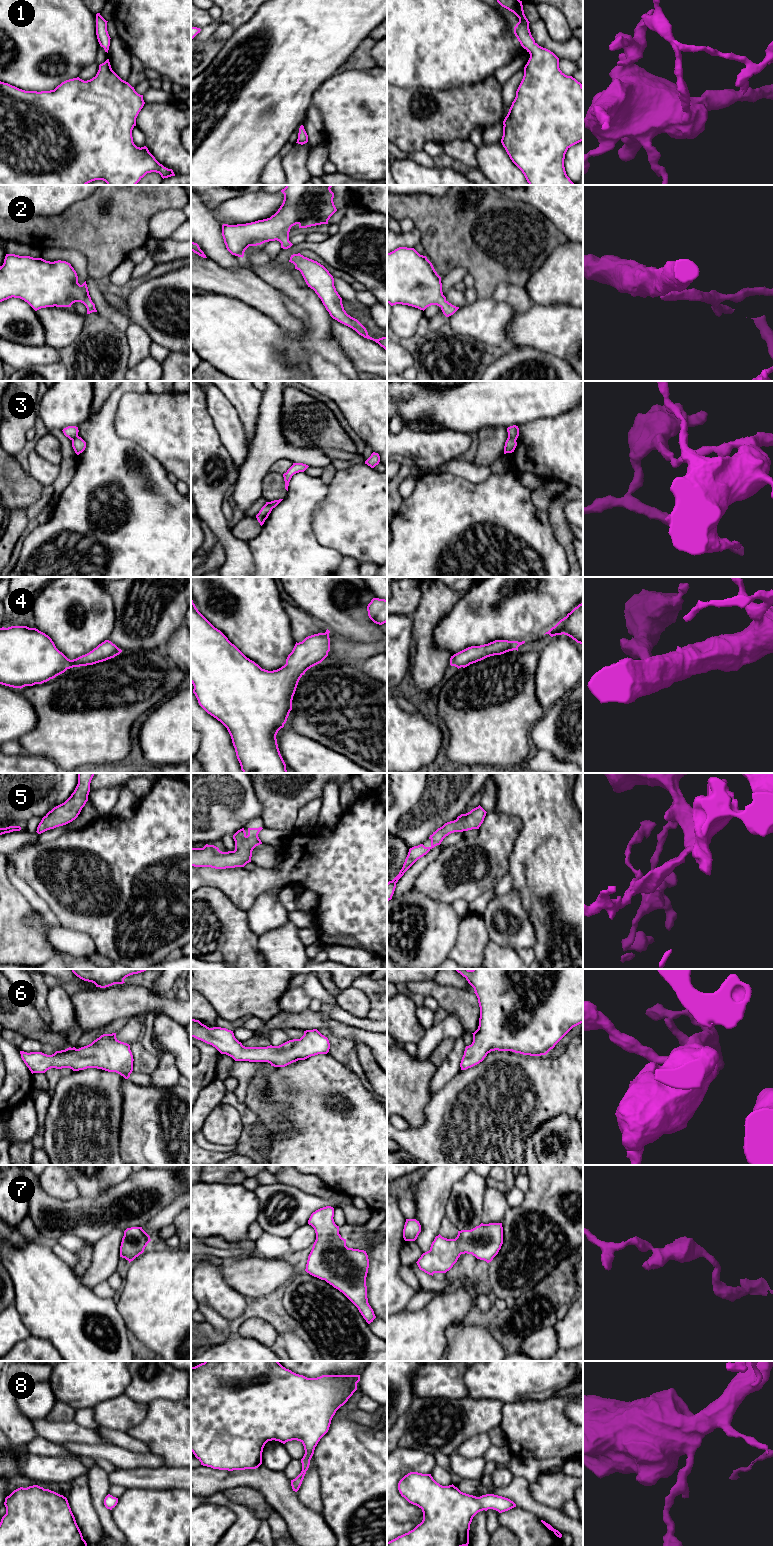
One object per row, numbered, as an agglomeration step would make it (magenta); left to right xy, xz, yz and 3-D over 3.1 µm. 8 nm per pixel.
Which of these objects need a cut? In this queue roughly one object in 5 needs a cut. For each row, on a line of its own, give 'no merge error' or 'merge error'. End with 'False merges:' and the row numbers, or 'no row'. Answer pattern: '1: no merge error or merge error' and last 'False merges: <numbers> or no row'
1: no merge error
2: no merge error
3: merge error
4: no merge error
5: no merge error
6: no merge error
7: no merge error
8: no merge error
False merges: 3

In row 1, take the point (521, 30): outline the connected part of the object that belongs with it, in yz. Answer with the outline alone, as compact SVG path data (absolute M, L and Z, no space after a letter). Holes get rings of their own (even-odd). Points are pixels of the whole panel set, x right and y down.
M522 1L497 2L519 18L514 34L530 54L516 97L503 121L501 143L529 185L575 185L566 174L564 159L571 146L583 141L583 86L560 70L559 58L553 52L535 42Z

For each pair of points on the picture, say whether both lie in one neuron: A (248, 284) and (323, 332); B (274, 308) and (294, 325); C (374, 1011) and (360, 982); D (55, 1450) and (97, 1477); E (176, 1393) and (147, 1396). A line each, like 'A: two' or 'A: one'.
A: two
B: one
C: one
D: two
E: one

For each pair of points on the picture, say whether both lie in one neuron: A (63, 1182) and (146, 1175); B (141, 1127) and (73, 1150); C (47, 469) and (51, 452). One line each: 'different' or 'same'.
A: different
B: different
C: different

